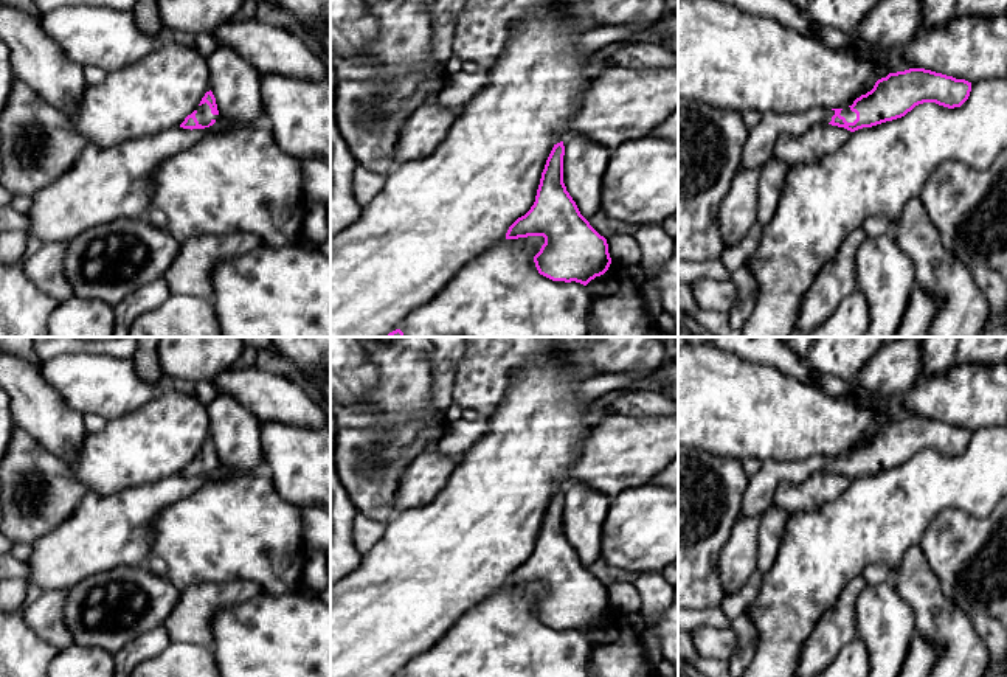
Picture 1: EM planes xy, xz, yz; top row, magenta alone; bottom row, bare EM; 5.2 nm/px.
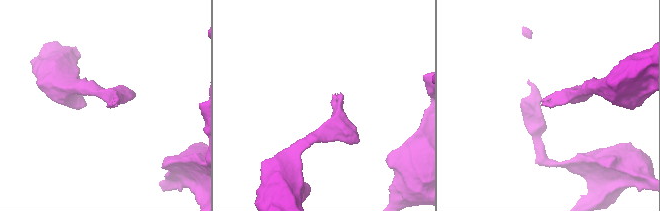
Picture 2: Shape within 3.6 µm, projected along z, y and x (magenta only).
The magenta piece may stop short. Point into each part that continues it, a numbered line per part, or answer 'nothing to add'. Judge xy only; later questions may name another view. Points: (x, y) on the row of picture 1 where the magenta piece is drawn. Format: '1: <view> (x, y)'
1: xy (204, 115)

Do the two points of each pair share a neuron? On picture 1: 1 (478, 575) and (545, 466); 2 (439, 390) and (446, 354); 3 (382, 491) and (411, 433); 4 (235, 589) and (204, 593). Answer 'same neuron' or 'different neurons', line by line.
1: same neuron
2: same neuron
3: same neuron
4: same neuron

